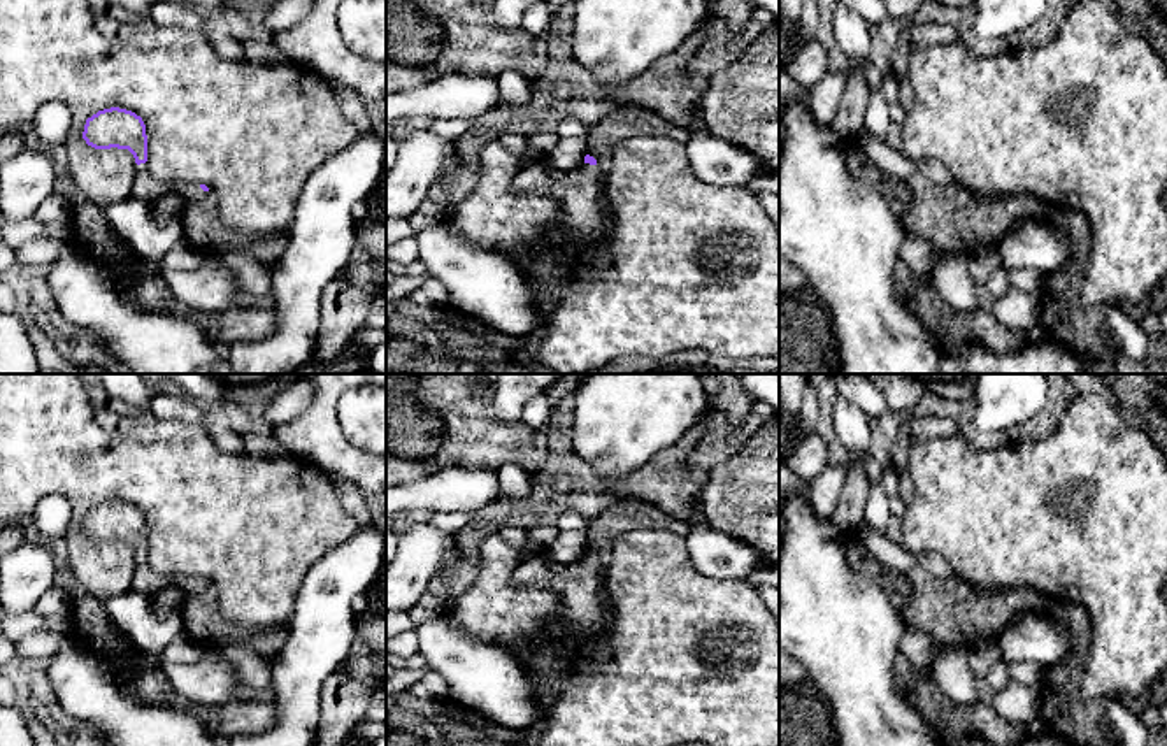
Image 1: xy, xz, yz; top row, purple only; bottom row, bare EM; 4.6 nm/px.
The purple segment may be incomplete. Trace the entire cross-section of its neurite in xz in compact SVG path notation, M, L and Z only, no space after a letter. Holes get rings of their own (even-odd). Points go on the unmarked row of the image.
M590 548L570 563L555 562L546 553L535 555L518 565L511 585L548 588L558 597L560 613L548 625L558 637L597 635L605 627L598 597L600 563Z

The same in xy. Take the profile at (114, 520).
M111 500L98 504L86 513L82 532L95 542L128 542L137 556L137 572L130 590L153 597L168 585L177 585L184 595L200 595L207 590L209 581L195 576L177 576L167 579L149 569L147 563L147 528L140 509L132 504Z

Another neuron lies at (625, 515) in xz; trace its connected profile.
M621 499L605 507L598 516L588 521L588 544L586 548L597 553L600 563L600 588L598 597L604 607L605 623L611 620L611 606L605 599L605 570L612 560L612 544L614 541L630 530L656 528L669 530L679 535L688 535L691 525L683 520L677 520L660 507L637 500L637 499Z

